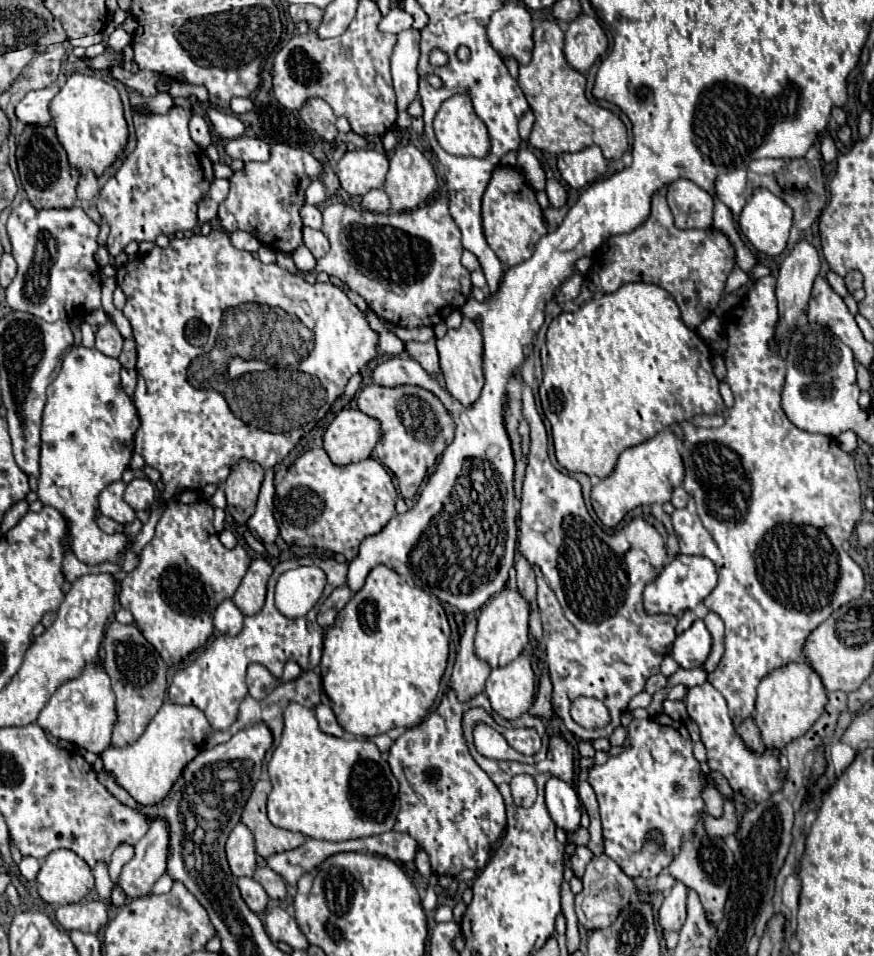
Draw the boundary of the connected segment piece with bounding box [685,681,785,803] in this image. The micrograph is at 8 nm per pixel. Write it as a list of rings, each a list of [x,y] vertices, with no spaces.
[[[705,681],[703,685],[691,687],[687,691],[685,703],[687,703],[689,717],[701,729],[701,741],[707,747],[707,763],[711,771],[719,771],[735,793],[741,793],[745,799],[755,803],[765,803],[773,793],[781,791],[785,777],[783,779],[779,777],[779,771],[781,771],[779,749],[767,749],[765,753],[751,751],[733,729],[733,723],[727,715],[727,703],[723,703],[723,695],[719,695],[719,691],[715,691],[715,687],[711,687],[709,681]]]

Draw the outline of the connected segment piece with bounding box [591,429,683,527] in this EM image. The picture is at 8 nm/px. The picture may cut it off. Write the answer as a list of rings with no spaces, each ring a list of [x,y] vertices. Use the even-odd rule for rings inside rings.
[[[663,429],[653,439],[625,449],[619,455],[613,473],[599,481],[591,491],[591,505],[607,527],[615,527],[627,511],[645,503],[667,503],[675,487],[683,483],[683,461],[677,451],[677,437],[671,429]]]

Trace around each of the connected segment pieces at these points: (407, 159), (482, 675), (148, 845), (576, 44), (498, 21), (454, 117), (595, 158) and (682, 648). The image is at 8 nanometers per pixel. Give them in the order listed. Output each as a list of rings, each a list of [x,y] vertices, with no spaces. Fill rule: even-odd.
[[[399,145],[391,155],[385,191],[393,211],[415,209],[437,189],[437,175],[431,161],[413,145]]]
[[[477,619],[467,621],[465,631],[461,635],[461,649],[453,665],[449,687],[459,695],[459,699],[471,699],[471,695],[481,693],[483,683],[487,681],[487,675],[491,671],[489,663],[475,653],[475,647],[473,647],[475,631],[477,631]]]
[[[155,817],[145,837],[135,845],[135,857],[123,865],[117,885],[129,899],[151,893],[153,883],[165,873],[169,853],[169,823]]]
[[[581,13],[575,21],[569,23],[565,33],[565,57],[567,63],[585,73],[591,65],[607,53],[607,35],[597,23],[597,19]]]
[[[507,3],[491,15],[487,37],[491,45],[507,59],[515,57],[527,65],[533,53],[533,23],[525,5]]]
[[[453,95],[449,97],[437,111],[435,119],[433,119],[433,131],[435,131],[435,137],[439,141],[439,145],[451,153],[451,155],[477,155],[477,157],[485,157],[489,155],[491,151],[491,139],[489,139],[489,133],[487,133],[487,127],[485,123],[477,117],[475,109],[473,109],[473,103],[469,99],[469,95]]]
[[[591,145],[583,151],[577,151],[577,153],[559,155],[557,169],[559,169],[561,177],[573,189],[583,189],[605,175],[607,159],[603,157],[603,153],[597,145]]]
[[[697,619],[687,631],[677,635],[669,655],[681,667],[691,669],[691,667],[701,667],[709,657],[709,653],[711,653],[711,633],[707,631],[705,623]]]

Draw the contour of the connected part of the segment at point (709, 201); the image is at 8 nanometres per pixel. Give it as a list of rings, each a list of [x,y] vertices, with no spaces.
[[[677,179],[667,187],[667,203],[679,229],[707,229],[713,225],[713,197],[687,179]]]

